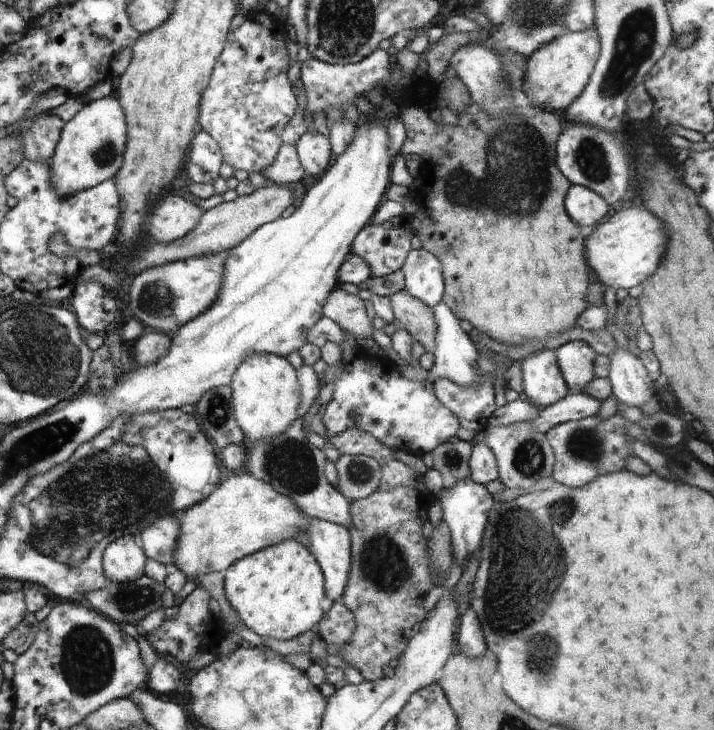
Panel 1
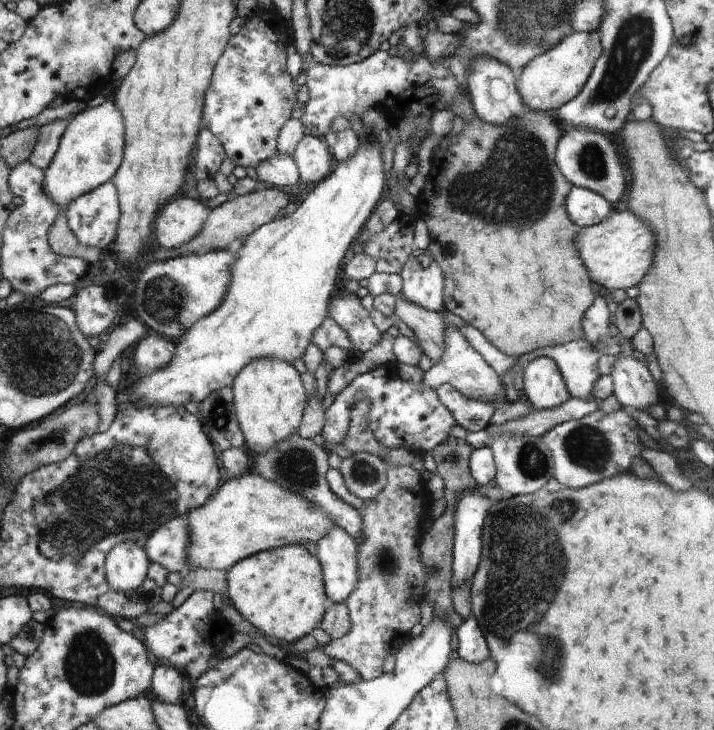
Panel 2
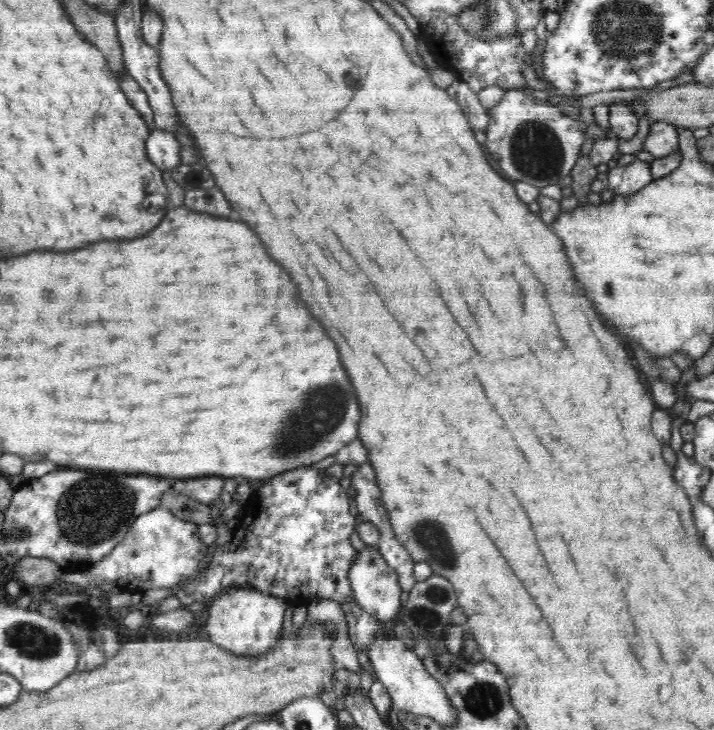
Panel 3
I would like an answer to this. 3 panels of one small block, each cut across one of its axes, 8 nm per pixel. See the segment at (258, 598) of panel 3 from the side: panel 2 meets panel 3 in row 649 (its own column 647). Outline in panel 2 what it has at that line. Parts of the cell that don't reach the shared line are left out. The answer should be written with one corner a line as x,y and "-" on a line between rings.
627,209
608,216
603,223
585,228
576,238
576,248
592,280
611,291
618,288
626,291
640,284
644,276
647,276
648,268
652,267
655,258
656,237
644,220

